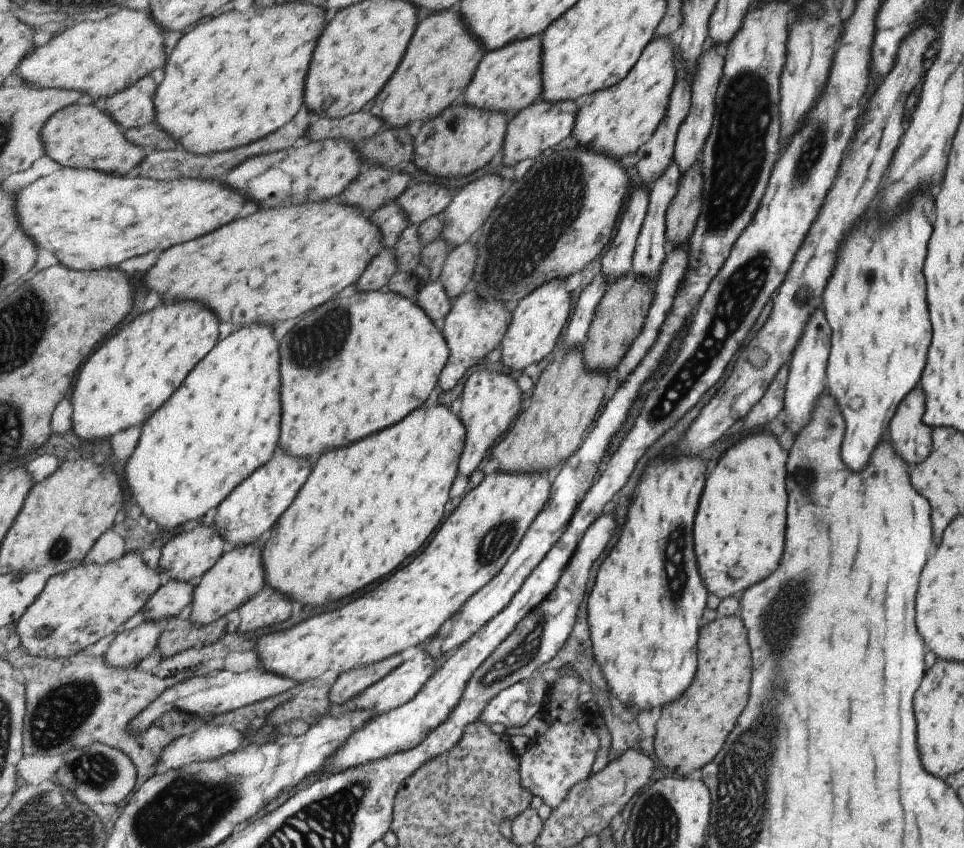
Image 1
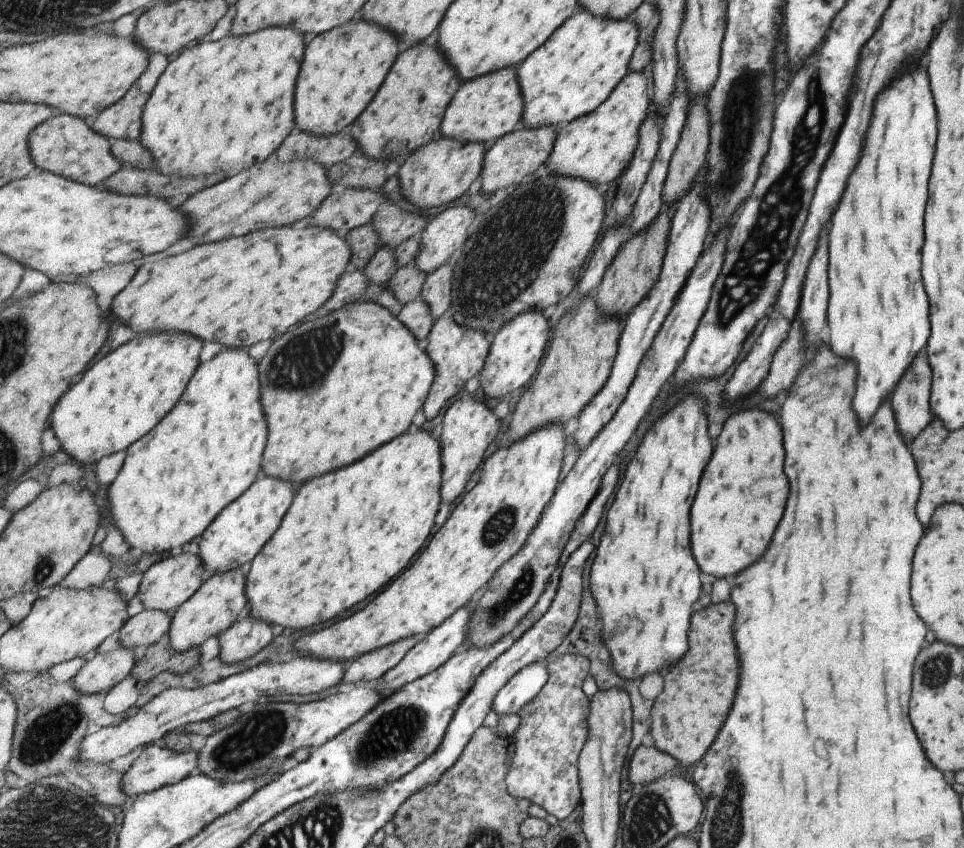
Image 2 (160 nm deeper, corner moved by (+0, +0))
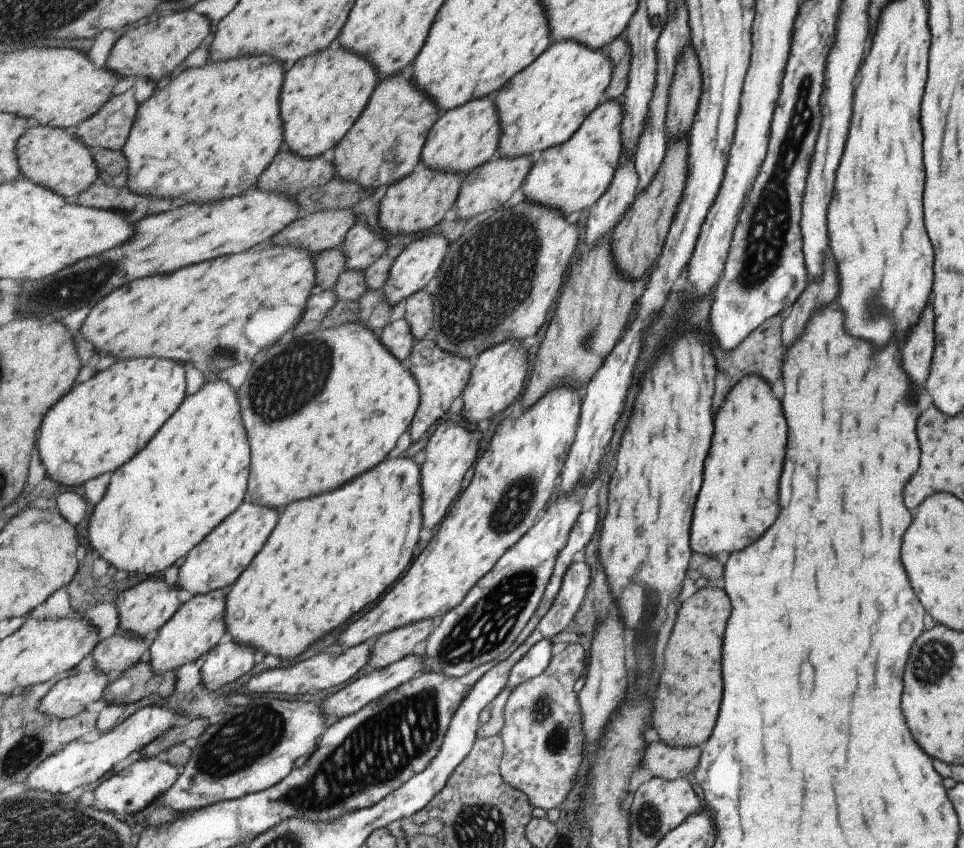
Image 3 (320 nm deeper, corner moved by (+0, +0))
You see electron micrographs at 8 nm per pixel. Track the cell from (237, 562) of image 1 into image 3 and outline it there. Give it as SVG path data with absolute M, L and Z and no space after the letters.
M213 590L207 594L197 594L185 602L178 613L167 622L150 646L150 662L155 674L165 674L179 670L189 662L197 662L205 657L219 642L227 631L227 595L228 590Z

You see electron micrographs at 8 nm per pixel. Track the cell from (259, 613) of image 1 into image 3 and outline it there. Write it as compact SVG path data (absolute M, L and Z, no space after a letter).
M227 632L223 641L205 656L202 684L209 690L219 690L231 682L237 682L253 670L257 651L251 646L241 646L233 640L233 634Z

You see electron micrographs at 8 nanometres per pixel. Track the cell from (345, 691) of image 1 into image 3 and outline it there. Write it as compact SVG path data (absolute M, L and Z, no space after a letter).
M429 618L383 635L376 640L371 650L369 670L385 668L420 651L427 638L430 638L429 634L433 632L433 628L435 628L435 620Z

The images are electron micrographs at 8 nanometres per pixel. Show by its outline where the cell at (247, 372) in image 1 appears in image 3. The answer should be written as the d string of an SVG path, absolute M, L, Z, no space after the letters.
M219 376L207 382L197 394L187 396L187 402L175 412L175 418L159 430L155 442L151 442L135 462L129 462L119 474L113 474L107 494L95 506L89 522L90 550L97 550L101 558L111 562L117 570L139 576L160 576L164 570L187 558L195 546L239 510L247 500L251 478L251 448L241 422L239 398L239 389L220 380Z

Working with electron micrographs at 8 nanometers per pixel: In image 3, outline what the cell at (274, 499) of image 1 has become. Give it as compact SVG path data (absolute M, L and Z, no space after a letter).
M247 498L230 518L221 522L214 533L210 533L181 564L176 584L183 590L189 590L193 595L207 594L213 590L228 590L235 585L254 559L262 553L263 548L270 541L271 534L278 526L280 508L269 508L253 504Z

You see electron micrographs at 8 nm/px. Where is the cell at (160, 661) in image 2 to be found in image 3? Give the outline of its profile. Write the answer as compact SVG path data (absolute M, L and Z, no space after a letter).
M150 661L139 662L126 674L111 681L102 700L107 700L109 704L133 704L153 694L169 698L175 692L176 672L171 670L165 674L155 674Z

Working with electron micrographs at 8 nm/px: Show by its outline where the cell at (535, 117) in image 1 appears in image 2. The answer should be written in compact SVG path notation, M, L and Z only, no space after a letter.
M519 127L499 140L486 152L480 174L482 194L497 194L503 188L517 187L527 181L534 172L541 168L541 164L547 163L547 158L550 157L551 151L554 149L557 133L555 127L543 127L542 129Z

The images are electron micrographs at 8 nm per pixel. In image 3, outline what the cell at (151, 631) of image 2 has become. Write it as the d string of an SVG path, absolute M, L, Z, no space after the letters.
M121 630L108 640L101 641L92 653L96 668L103 670L111 681L117 680L140 662L147 646L144 639Z

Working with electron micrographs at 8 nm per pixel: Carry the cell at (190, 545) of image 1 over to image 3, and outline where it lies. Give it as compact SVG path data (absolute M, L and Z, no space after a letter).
M162 576L140 582L133 588L125 590L117 599L117 608L119 608L119 618L121 618L121 630L135 634L139 638L153 640L158 633L167 625L167 622L174 618L183 603L179 602L179 590L182 590L179 584L168 586Z

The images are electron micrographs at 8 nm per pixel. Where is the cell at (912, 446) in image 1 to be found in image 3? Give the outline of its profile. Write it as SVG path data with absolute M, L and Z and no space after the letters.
M931 304L923 308L923 316L917 320L919 324L909 330L905 336L903 348L901 348L901 362L903 370L907 370L907 376L915 382L915 388L923 386L923 380L927 378L929 370L929 358L933 350L933 312Z

